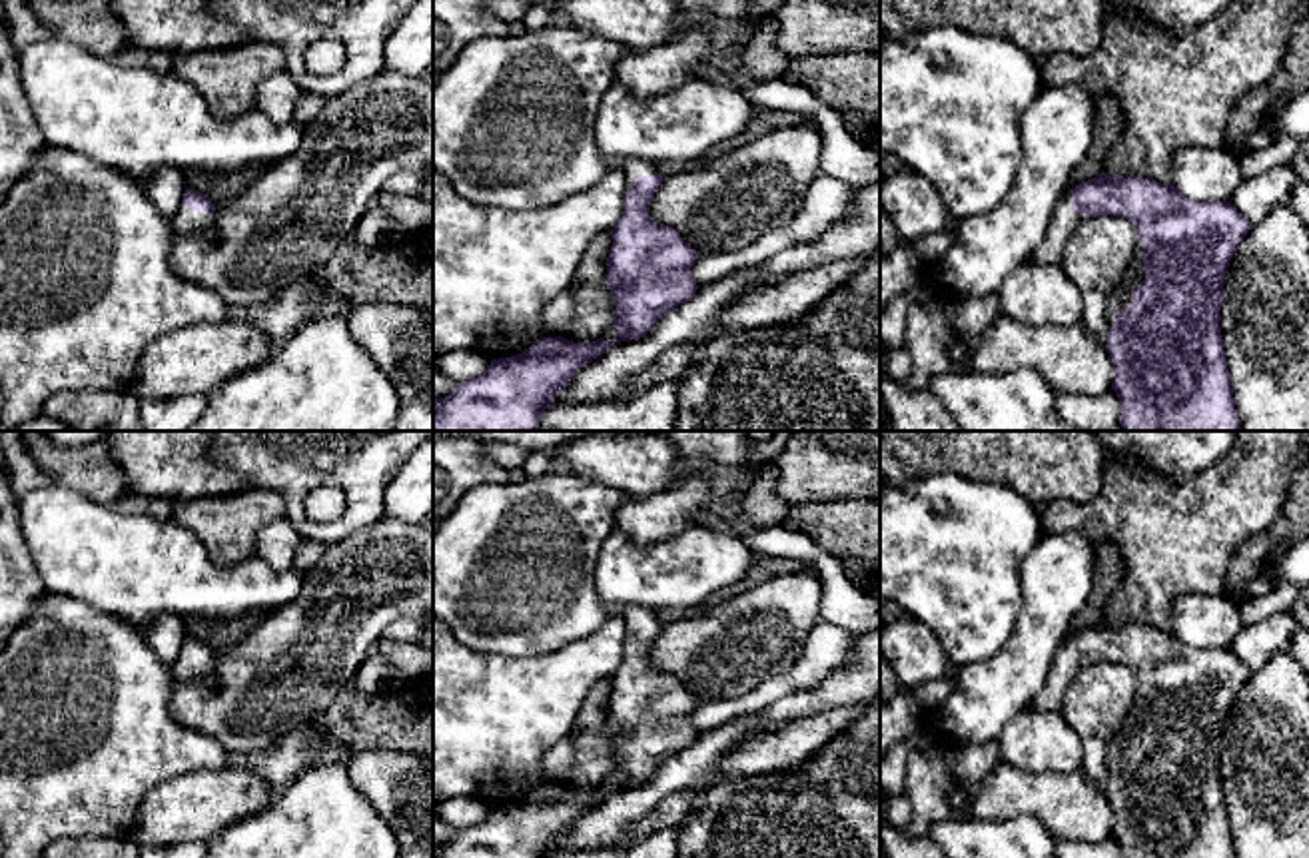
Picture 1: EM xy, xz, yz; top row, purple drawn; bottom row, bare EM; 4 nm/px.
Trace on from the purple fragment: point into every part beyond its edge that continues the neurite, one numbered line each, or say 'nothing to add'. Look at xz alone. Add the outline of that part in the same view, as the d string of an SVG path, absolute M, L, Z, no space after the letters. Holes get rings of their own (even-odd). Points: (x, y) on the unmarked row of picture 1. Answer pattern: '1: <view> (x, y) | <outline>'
1: xz (631, 615) | M627 607L619 611L625 623L625 637L631 639L635 635L635 625L637 623L658 623L658 617L651 609L643 607Z

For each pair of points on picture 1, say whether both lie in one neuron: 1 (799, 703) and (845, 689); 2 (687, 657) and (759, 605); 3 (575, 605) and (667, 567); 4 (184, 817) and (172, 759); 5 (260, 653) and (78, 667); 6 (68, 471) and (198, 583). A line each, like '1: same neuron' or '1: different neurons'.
1: same neuron
2: same neuron
3: different neurons
4: different neurons
5: different neurons
6: different neurons

